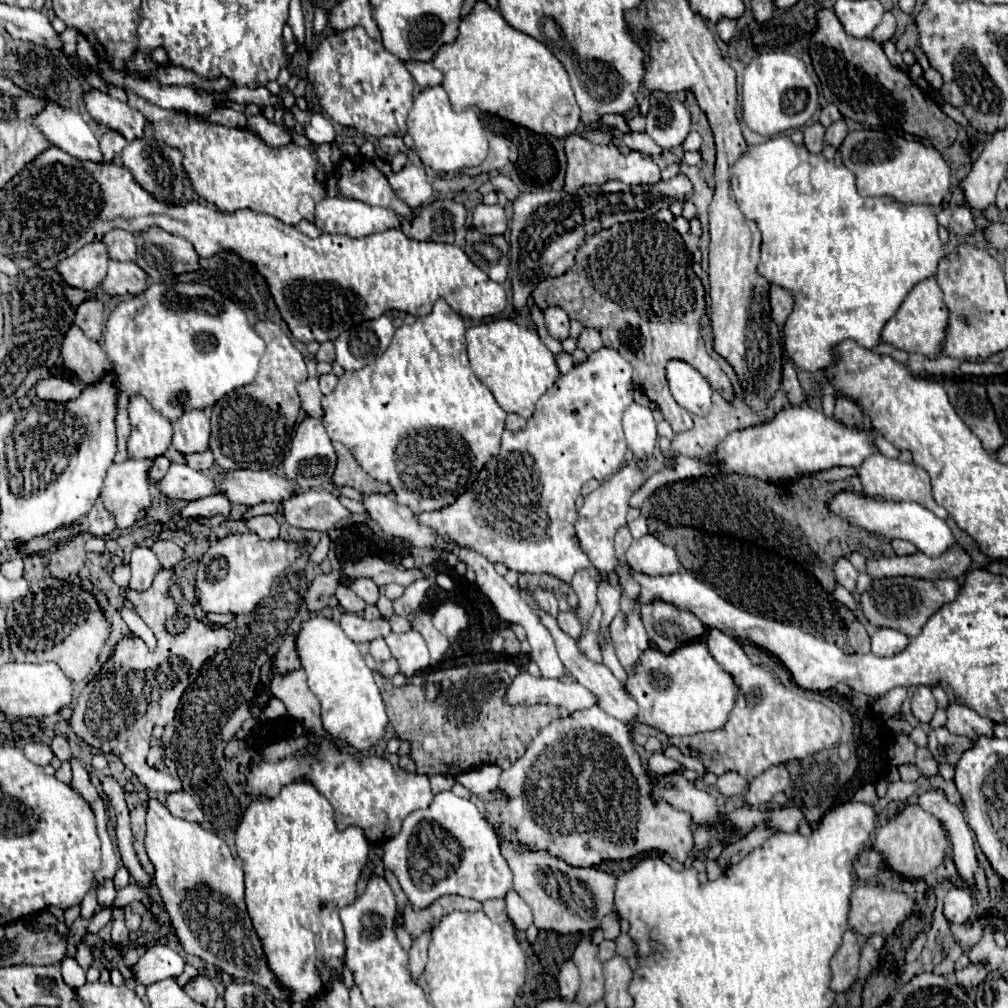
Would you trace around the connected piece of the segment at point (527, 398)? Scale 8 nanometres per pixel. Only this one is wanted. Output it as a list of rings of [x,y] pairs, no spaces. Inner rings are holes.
[[[492,320],[466,328],[470,368],[476,378],[488,386],[498,406],[504,412],[514,412],[522,418],[530,418],[536,400],[558,380],[560,372],[554,354],[544,346],[536,332],[518,326],[514,320]]]

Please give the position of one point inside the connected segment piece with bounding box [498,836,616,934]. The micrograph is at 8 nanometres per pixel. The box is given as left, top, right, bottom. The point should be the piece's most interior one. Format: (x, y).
(564, 898)

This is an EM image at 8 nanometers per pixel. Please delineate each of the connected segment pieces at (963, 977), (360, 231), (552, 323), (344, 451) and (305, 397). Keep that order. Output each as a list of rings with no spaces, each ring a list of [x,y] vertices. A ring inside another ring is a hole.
[[[968,964],[964,970],[956,972],[956,982],[958,982],[958,986],[972,990],[986,978],[986,974],[988,974],[988,970],[982,964]]]
[[[326,196],[320,204],[316,204],[314,216],[316,216],[314,224],[320,232],[346,234],[352,238],[368,236],[388,228],[400,228],[404,222],[408,222],[392,210],[380,206],[368,206],[358,200],[330,198],[330,196]]]
[[[560,306],[546,308],[546,310],[544,310],[544,320],[546,320],[548,334],[550,334],[552,338],[556,338],[556,340],[568,338],[568,326],[570,326],[570,320],[568,320],[568,314],[566,314]]]
[[[334,442],[334,450],[338,454],[338,464],[332,476],[334,486],[350,486],[354,490],[358,490],[360,494],[368,494],[368,492],[380,492],[380,494],[390,494],[392,488],[388,484],[376,482],[374,478],[370,478],[354,460],[354,456],[348,452],[348,448],[344,448],[344,444]]]
[[[308,378],[306,382],[298,384],[298,394],[302,400],[302,408],[306,410],[308,416],[312,418],[322,418],[322,406],[320,406],[320,398],[322,392],[318,388],[318,378]]]

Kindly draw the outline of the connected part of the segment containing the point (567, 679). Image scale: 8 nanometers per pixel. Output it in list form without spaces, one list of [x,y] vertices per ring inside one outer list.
[[[520,672],[512,686],[508,688],[506,702],[508,704],[554,704],[562,706],[568,712],[584,710],[598,704],[598,698],[572,678],[570,674],[558,680],[534,678],[528,672]]]

